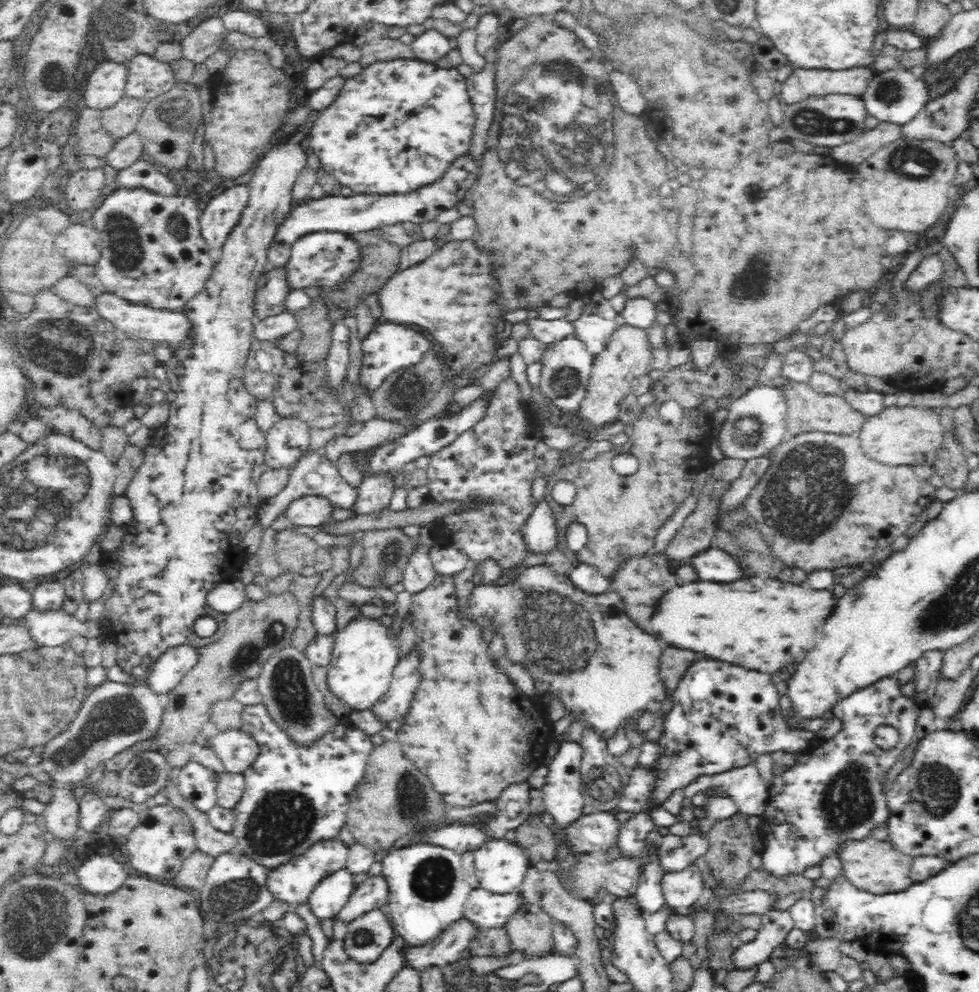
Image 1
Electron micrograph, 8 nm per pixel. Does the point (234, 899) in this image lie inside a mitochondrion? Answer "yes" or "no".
yes

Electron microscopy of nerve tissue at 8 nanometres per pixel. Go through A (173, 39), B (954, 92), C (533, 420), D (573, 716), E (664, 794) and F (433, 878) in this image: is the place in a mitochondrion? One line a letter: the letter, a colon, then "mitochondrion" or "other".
A: other
B: other
C: other
D: other
E: other
F: mitochondrion

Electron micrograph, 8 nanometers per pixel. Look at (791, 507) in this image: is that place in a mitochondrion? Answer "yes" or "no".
yes

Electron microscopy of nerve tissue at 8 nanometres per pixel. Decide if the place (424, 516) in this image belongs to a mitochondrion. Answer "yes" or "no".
no

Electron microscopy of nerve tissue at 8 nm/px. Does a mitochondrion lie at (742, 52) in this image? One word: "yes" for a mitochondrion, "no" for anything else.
no

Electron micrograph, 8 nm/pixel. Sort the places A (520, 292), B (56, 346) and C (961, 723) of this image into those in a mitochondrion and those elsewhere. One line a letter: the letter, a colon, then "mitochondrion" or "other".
A: other
B: mitochondrion
C: other

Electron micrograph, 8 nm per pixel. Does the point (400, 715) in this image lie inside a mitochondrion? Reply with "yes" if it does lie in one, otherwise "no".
no

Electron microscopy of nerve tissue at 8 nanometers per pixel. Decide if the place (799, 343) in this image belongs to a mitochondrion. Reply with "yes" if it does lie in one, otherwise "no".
no

